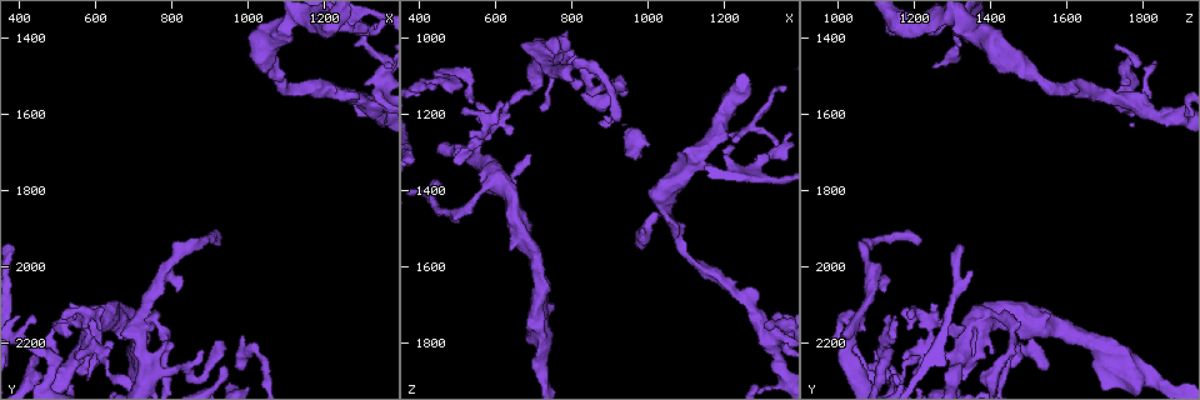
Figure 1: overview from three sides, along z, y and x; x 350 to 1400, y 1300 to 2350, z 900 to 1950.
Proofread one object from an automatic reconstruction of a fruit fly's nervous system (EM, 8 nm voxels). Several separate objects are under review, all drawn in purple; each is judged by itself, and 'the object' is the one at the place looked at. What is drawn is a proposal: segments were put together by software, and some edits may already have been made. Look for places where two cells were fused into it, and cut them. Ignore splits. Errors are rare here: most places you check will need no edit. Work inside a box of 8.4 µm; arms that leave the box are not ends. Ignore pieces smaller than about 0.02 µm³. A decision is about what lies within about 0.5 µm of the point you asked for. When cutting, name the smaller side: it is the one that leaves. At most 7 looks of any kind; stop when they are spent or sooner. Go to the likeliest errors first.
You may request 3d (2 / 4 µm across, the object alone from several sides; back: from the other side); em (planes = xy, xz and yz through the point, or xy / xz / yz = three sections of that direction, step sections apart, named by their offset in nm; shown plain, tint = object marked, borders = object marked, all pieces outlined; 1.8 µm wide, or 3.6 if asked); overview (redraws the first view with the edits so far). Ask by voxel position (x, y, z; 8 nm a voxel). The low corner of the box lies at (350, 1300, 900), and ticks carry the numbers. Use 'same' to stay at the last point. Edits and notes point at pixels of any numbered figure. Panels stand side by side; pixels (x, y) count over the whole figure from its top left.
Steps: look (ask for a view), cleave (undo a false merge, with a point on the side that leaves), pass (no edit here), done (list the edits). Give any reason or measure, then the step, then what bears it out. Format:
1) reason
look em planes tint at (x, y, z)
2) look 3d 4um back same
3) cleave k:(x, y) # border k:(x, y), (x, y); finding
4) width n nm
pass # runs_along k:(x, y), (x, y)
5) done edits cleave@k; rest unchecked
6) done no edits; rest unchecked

thick turns thin
look em xy step 16 tint at (1325, 1575, 1795)

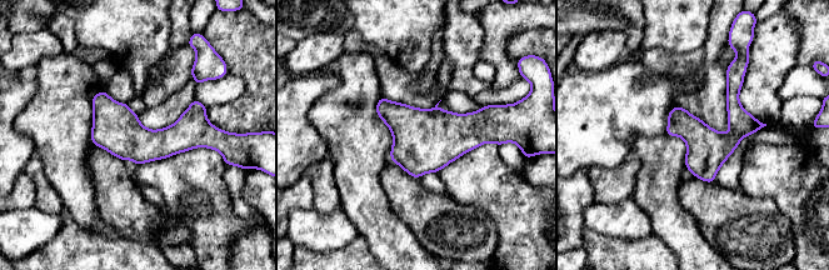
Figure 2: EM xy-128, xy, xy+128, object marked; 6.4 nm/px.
pass # runs_along 2:(734, 74), (734, 134), (708, 160), (708, 179); one cell here

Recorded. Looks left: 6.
a fork
look 3d 4um at (585, 2160, 1355)

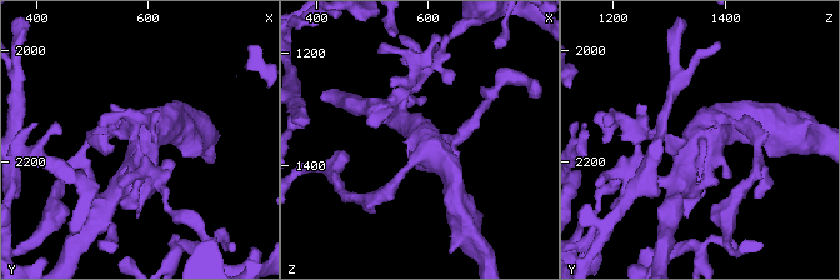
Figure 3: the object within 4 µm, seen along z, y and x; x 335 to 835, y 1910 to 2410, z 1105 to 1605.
shape alone is not enough
look em planes tint at (590, 2150, 1360)

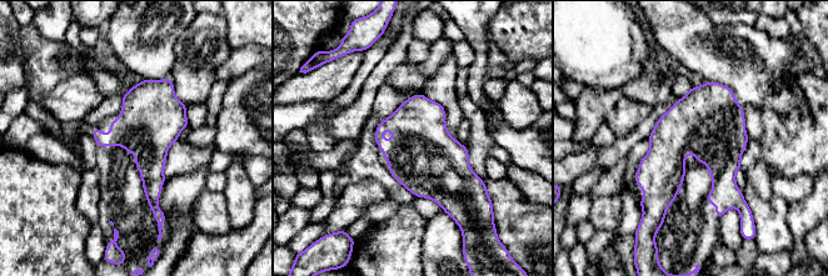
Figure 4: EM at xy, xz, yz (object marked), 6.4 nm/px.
pass # all the same cell

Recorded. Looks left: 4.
thick turns thin
look em xz step 4 tint at (745, 2285, 1060)

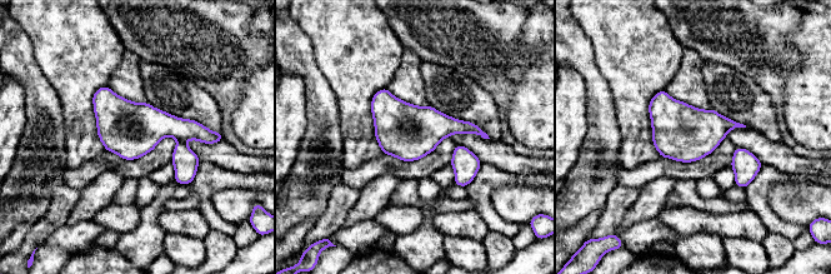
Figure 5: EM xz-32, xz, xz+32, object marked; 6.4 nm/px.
another direction
look em planes borders same

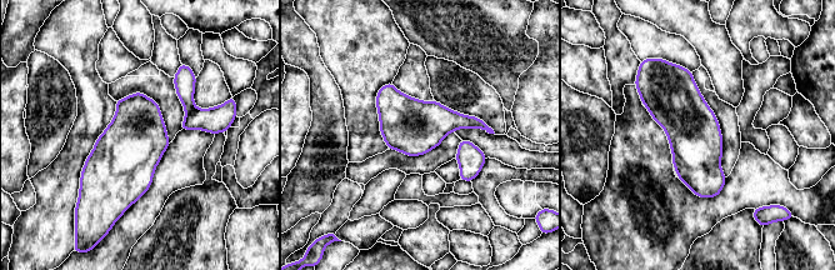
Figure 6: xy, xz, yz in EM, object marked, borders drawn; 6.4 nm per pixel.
pass # continuous, no second cell

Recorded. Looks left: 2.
done no edits; rest unchecked

